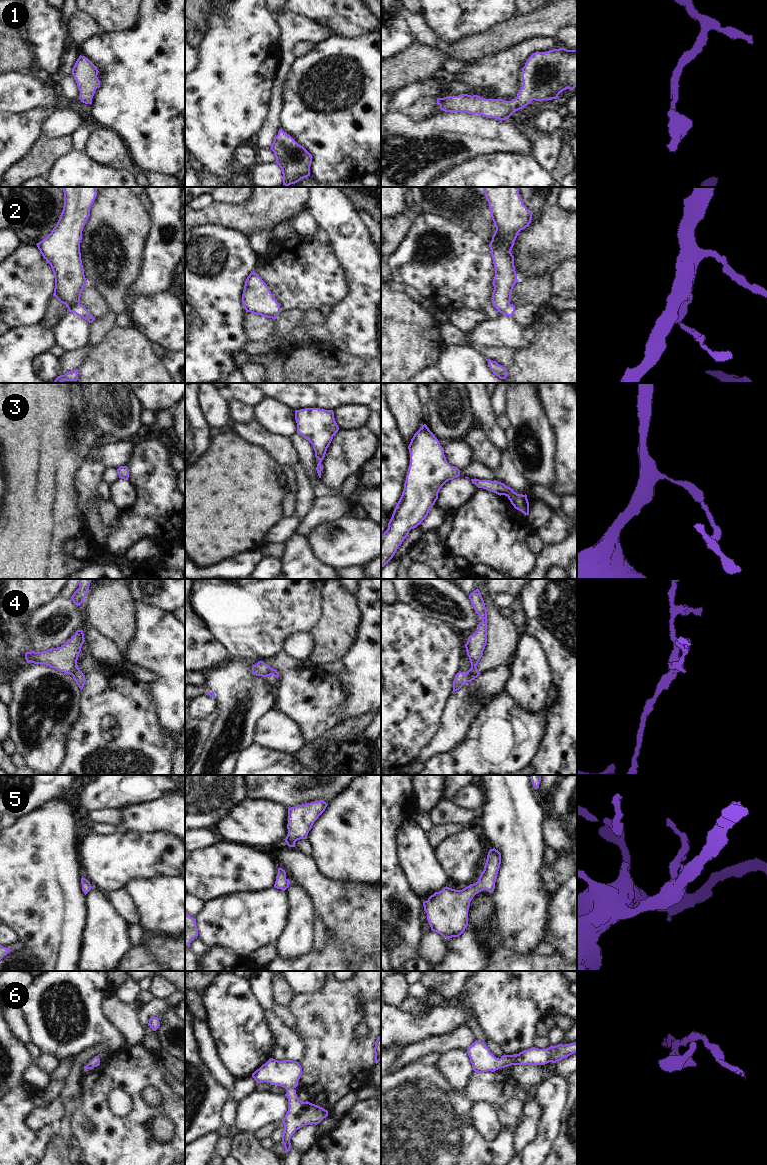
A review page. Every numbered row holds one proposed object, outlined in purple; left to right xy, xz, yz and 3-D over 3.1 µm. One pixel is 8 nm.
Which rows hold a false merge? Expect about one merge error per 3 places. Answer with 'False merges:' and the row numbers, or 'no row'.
False merges: 2, 4.

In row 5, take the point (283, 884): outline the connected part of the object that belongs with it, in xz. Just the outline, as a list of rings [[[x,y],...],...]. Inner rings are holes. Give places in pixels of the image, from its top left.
[[[278,868],[278,874],[274,887],[285,891],[289,887],[290,881],[286,878],[286,872],[282,868]]]

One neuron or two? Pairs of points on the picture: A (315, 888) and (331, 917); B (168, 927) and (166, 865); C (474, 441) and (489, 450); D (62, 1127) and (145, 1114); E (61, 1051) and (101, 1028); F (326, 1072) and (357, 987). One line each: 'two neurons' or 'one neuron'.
A: one neuron
B: two neurons
C: one neuron
D: two neurons
E: one neuron
F: one neuron

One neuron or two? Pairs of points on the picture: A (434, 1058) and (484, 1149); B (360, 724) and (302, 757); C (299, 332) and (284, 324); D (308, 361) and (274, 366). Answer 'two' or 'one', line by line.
A: two
B: one
C: two
D: two

